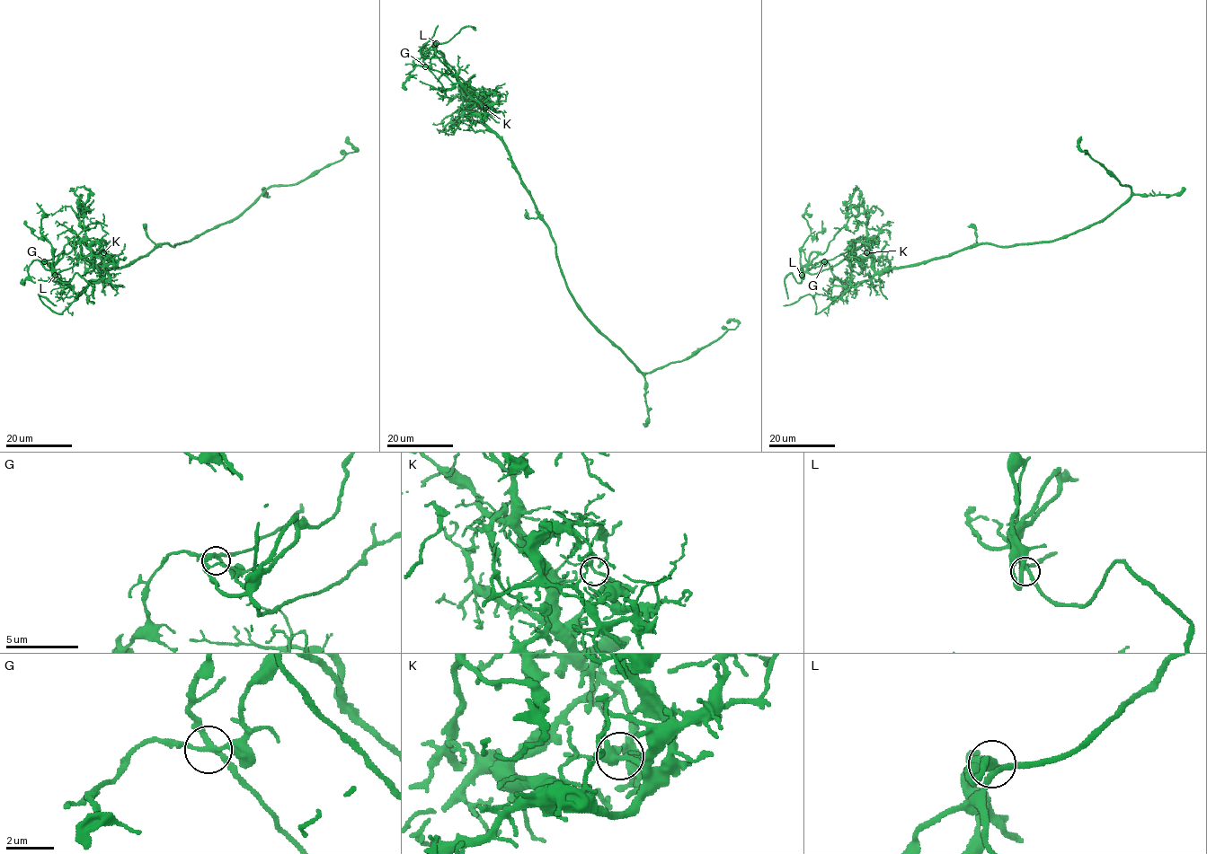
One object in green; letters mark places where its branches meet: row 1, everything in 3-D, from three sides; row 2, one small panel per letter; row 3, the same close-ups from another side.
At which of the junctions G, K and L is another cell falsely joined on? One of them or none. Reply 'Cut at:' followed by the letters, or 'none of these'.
Cut at: K

